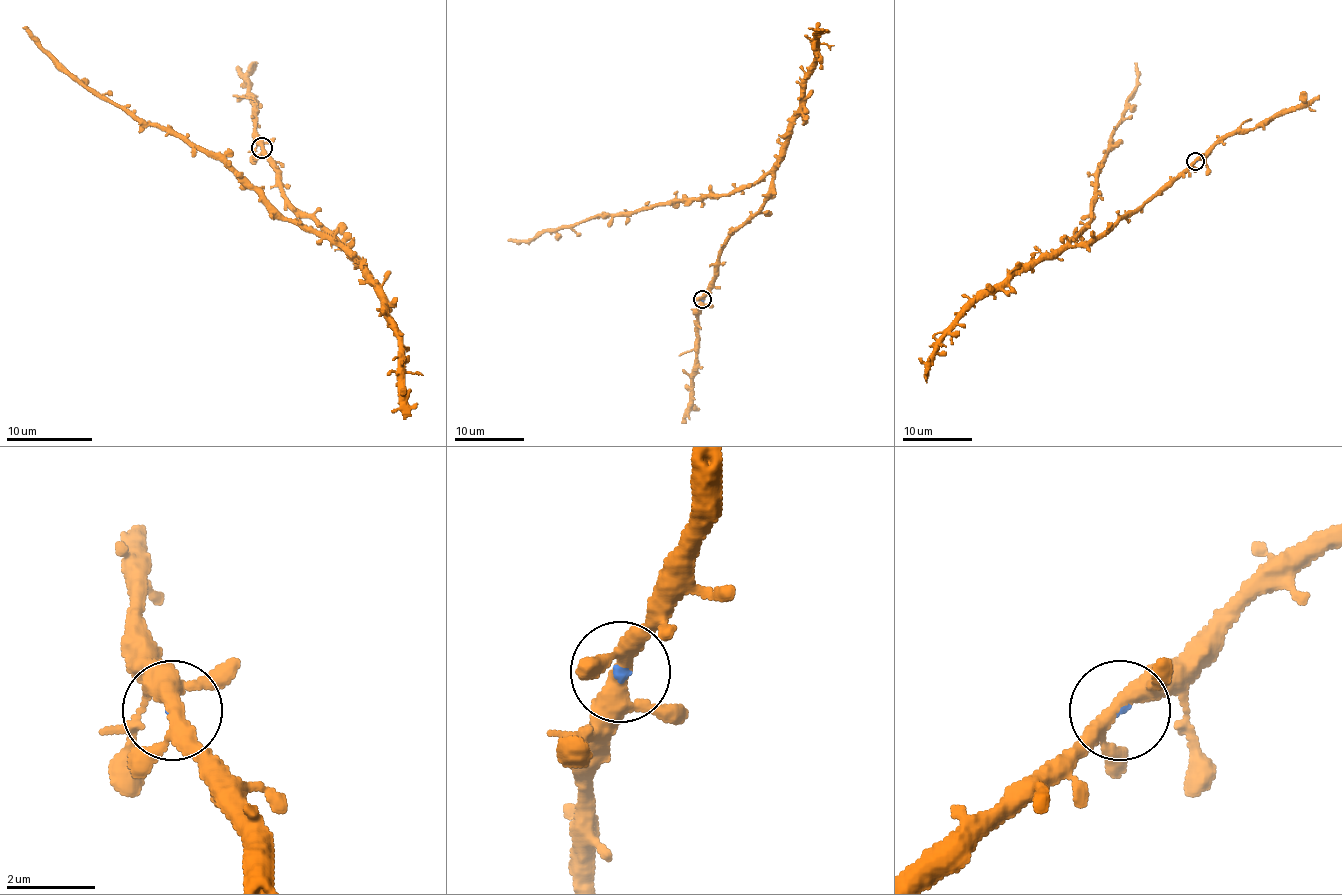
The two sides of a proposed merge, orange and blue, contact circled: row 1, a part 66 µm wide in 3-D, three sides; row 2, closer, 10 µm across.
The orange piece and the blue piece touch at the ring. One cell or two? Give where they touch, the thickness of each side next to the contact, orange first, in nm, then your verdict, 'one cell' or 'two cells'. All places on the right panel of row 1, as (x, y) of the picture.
(1195, 161) | 320/80 nm | one cell

